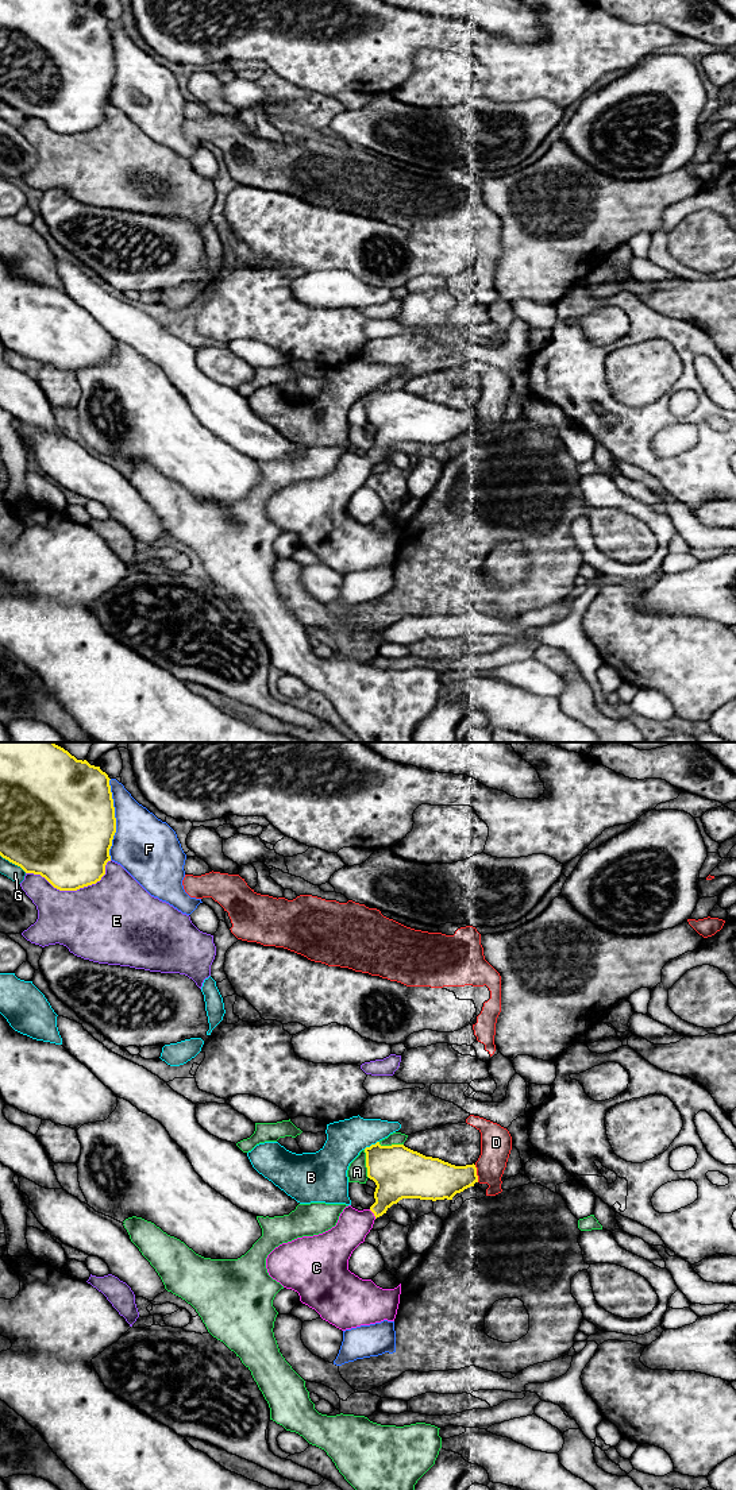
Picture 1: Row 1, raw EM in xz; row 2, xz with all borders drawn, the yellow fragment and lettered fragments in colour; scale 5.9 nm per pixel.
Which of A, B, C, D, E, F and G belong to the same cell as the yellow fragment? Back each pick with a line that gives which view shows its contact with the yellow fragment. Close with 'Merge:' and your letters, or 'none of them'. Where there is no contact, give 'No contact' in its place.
C: Touches yellow in xz
Merge: C

